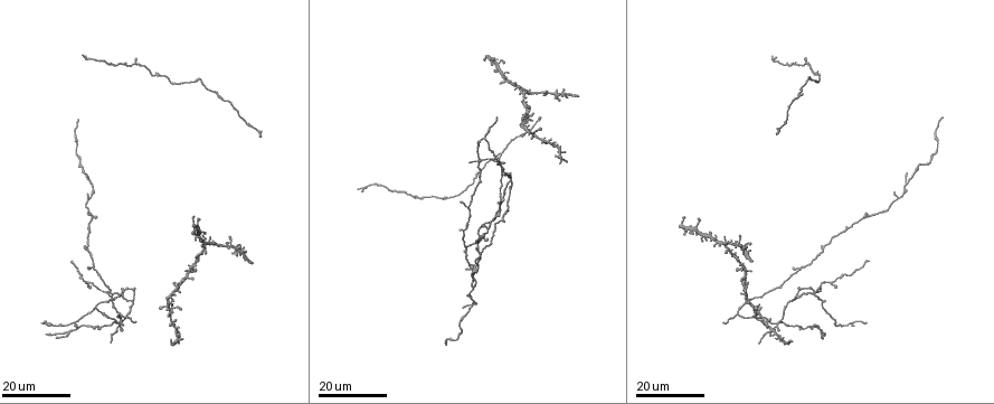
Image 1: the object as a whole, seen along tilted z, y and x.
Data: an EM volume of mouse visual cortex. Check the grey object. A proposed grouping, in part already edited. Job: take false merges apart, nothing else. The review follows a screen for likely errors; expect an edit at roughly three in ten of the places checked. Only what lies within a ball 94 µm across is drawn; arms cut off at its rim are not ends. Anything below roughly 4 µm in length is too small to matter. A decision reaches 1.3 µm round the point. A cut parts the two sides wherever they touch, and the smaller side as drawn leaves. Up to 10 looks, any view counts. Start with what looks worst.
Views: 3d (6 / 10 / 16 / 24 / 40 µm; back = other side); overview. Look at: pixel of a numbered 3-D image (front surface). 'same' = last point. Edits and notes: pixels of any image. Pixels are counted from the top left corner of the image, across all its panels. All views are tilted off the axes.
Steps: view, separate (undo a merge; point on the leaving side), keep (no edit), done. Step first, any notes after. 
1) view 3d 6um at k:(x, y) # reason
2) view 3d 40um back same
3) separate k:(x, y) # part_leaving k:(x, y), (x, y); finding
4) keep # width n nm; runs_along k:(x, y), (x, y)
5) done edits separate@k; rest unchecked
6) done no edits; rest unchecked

view 3d 16um at 1:(511, 181) # side arm on a straight run

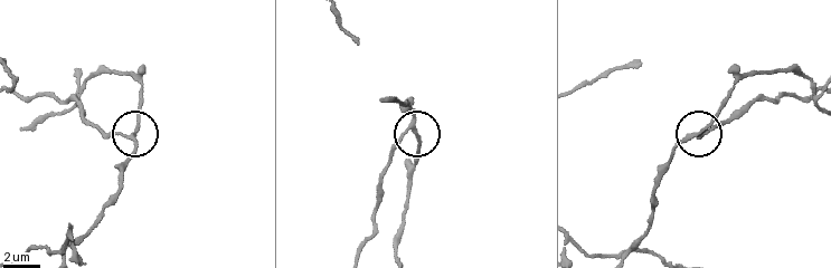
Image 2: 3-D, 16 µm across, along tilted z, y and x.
view 3d 6um at 2:(690, 136) # zoom in

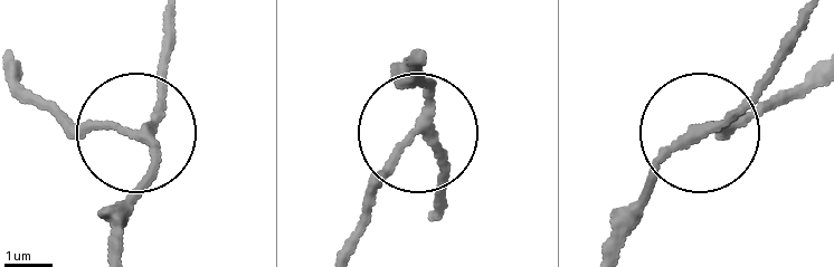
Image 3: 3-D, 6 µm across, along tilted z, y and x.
keep # runs_along 3:(608, 255), (619, 218), (669, 158), (763, 112); all the same cell

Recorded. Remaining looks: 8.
view 3d 24um at 1:(737, 315) # thin arm on a thick one

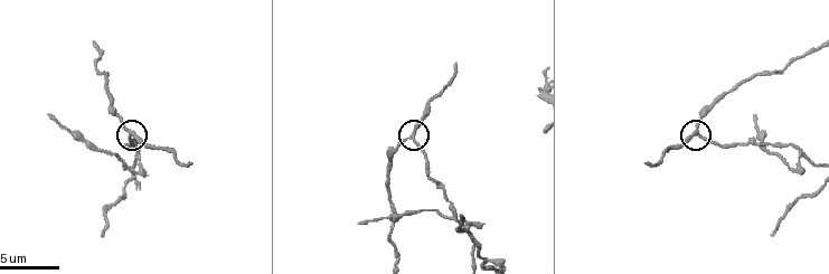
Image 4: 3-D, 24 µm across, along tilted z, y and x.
view 3d 6um at 4:(411, 136)

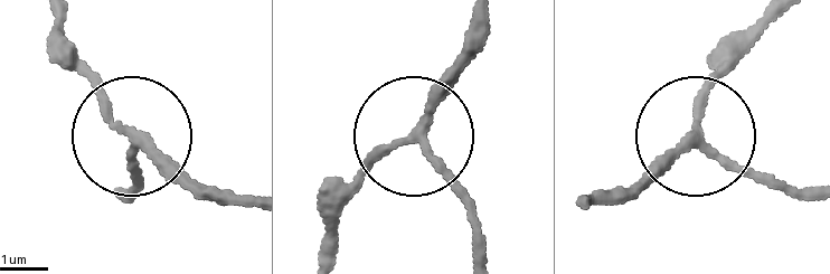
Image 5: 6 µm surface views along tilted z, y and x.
view 3d 6um back at 5:(130, 136) # other side

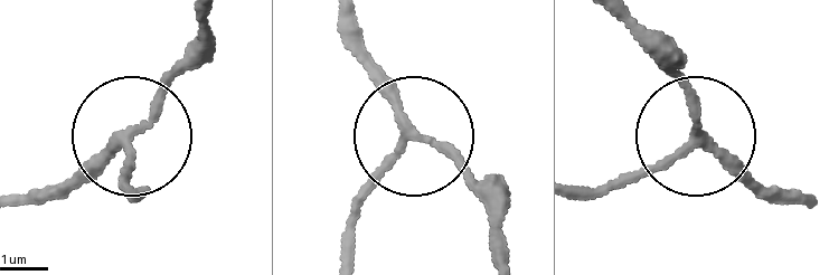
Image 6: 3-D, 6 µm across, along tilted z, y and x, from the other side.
keep # width 180 nm; all the same cell

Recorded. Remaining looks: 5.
view 3d 24um at 1:(231, 243) # three arms meet

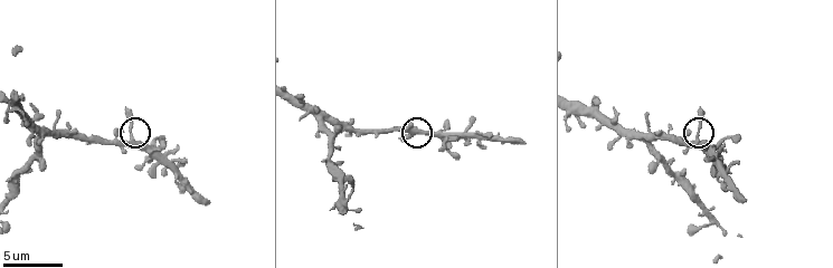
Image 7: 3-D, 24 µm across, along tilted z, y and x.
view 3d 10um at 7:(132, 140)

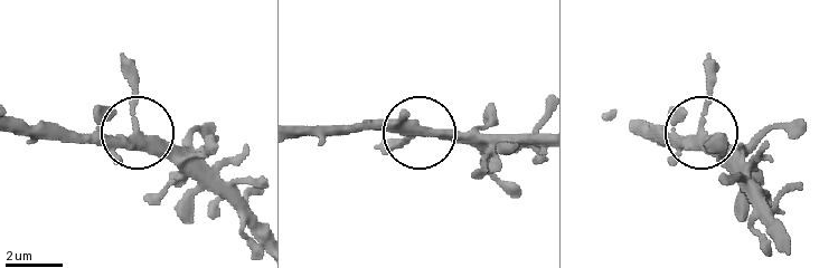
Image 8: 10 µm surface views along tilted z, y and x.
keep # side_arm 10 um; runs_along 8:(16, 125), (146, 139), (178, 155), (206, 190); all the same cell

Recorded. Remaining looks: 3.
view 3d 24um at 1:(167, 305)

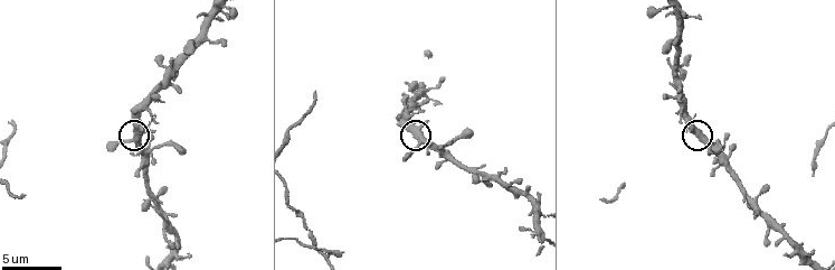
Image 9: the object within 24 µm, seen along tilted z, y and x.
view 3d 6um at 9:(420, 142)

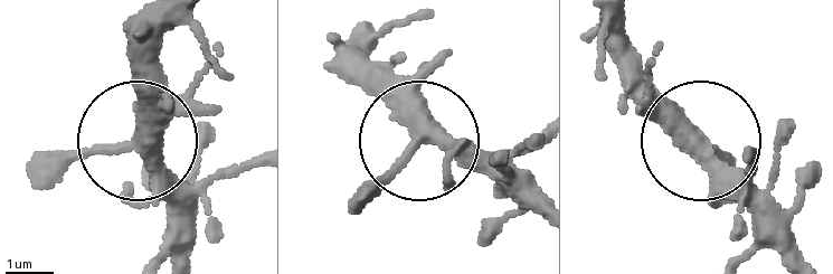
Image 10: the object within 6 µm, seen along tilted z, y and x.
keep # runs_along 10:(173, 26), (135, 123), (197, 217); all the same cell

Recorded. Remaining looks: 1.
view 3d 10um at 7:(644, 136) # three-way junction

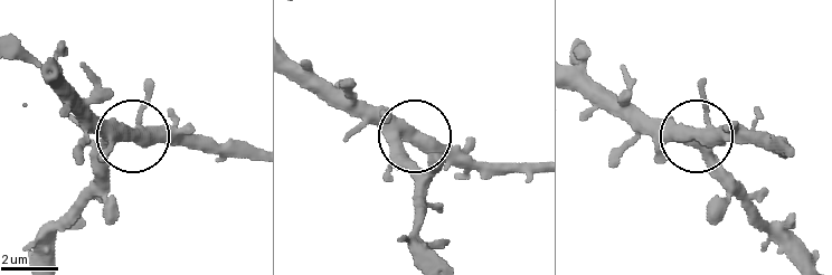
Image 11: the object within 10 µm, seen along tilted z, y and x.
keep # side_arm 17 um; arms 3; all the same cell

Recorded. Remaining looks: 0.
done no edits; rest unchecked

